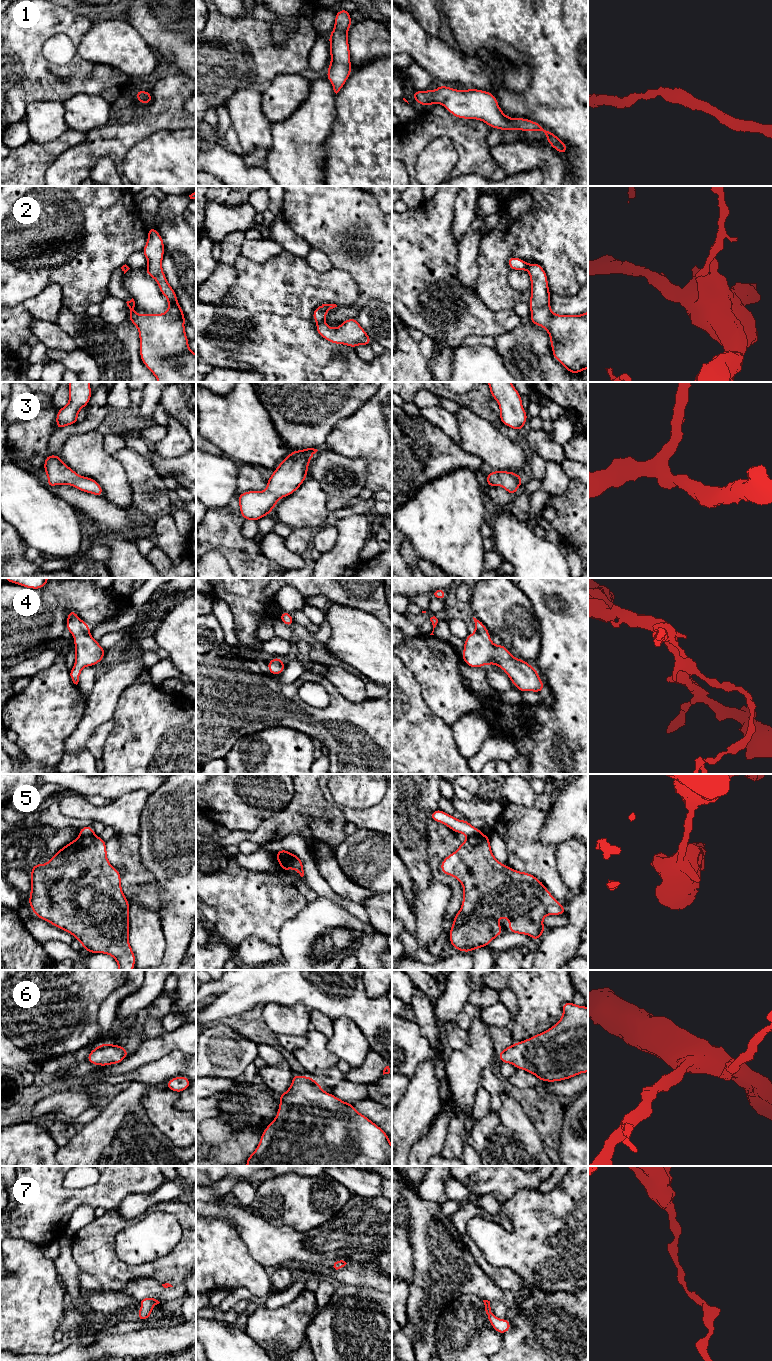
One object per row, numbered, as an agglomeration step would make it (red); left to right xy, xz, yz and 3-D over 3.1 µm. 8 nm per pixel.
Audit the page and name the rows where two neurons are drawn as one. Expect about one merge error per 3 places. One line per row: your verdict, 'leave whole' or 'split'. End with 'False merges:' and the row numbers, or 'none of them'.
1: leave whole
2: split
3: leave whole
4: leave whole
5: split
6: leave whole
7: leave whole
False merges: 2, 5

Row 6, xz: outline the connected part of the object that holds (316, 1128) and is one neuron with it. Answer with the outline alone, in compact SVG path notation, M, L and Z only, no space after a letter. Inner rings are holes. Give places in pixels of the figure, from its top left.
M294 1074L291 1086L278 1098L277 1115L264 1129L246 1166L391 1166L392 1145L386 1132L359 1113L352 1103L325 1092L316 1080Z

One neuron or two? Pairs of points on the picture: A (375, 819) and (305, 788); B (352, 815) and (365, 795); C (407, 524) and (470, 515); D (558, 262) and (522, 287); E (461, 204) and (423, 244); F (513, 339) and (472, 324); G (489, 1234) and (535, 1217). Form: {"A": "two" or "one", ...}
{"A": "two", "B": "two", "C": "one", "D": "two", "E": "two", "F": "two", "G": "one"}

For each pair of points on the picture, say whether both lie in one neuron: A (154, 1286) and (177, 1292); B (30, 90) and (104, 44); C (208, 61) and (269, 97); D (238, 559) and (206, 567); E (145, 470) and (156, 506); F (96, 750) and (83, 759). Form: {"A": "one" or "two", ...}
{"A": "one", "B": "two", "C": "two", "D": "two", "E": "one", "F": "two"}

